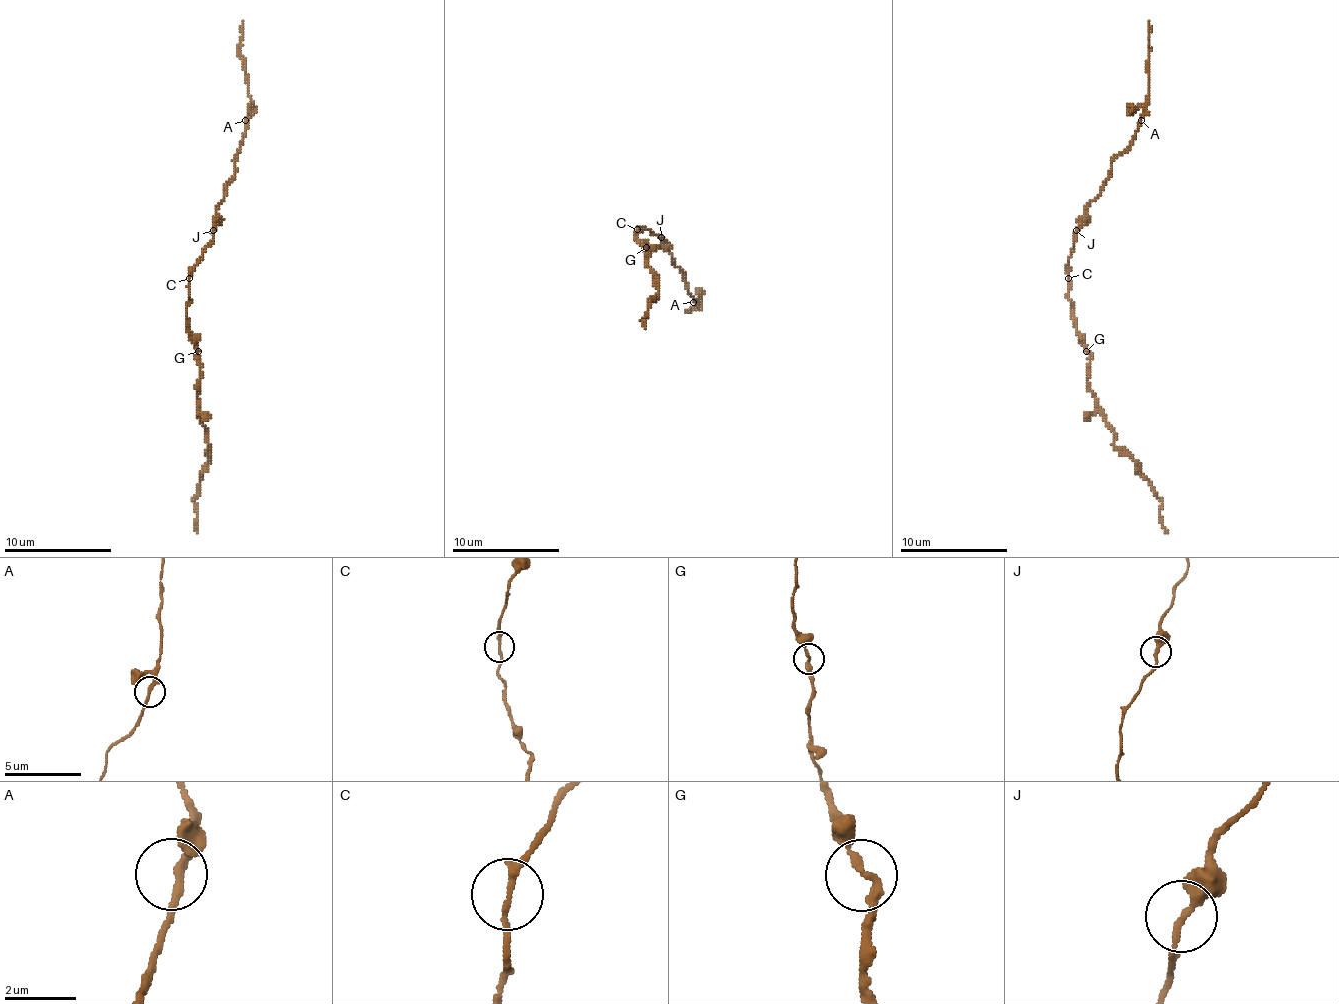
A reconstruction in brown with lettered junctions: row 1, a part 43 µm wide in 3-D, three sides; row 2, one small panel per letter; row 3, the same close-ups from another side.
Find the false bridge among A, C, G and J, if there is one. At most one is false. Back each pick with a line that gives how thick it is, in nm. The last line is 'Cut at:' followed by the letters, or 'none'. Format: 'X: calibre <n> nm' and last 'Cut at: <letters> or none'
Cut at: none

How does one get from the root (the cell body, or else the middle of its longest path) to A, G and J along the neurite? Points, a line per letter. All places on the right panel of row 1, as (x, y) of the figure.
A: (1068, 278), (1068, 257), (1079, 219), (1100, 192), (1111, 174), (1111, 163), (1130, 144), (1141, 120)
G: (1068, 278), (1071, 318), (1087, 351)
J: (1068, 278), (1068, 257), (1074, 249), (1076, 230)

